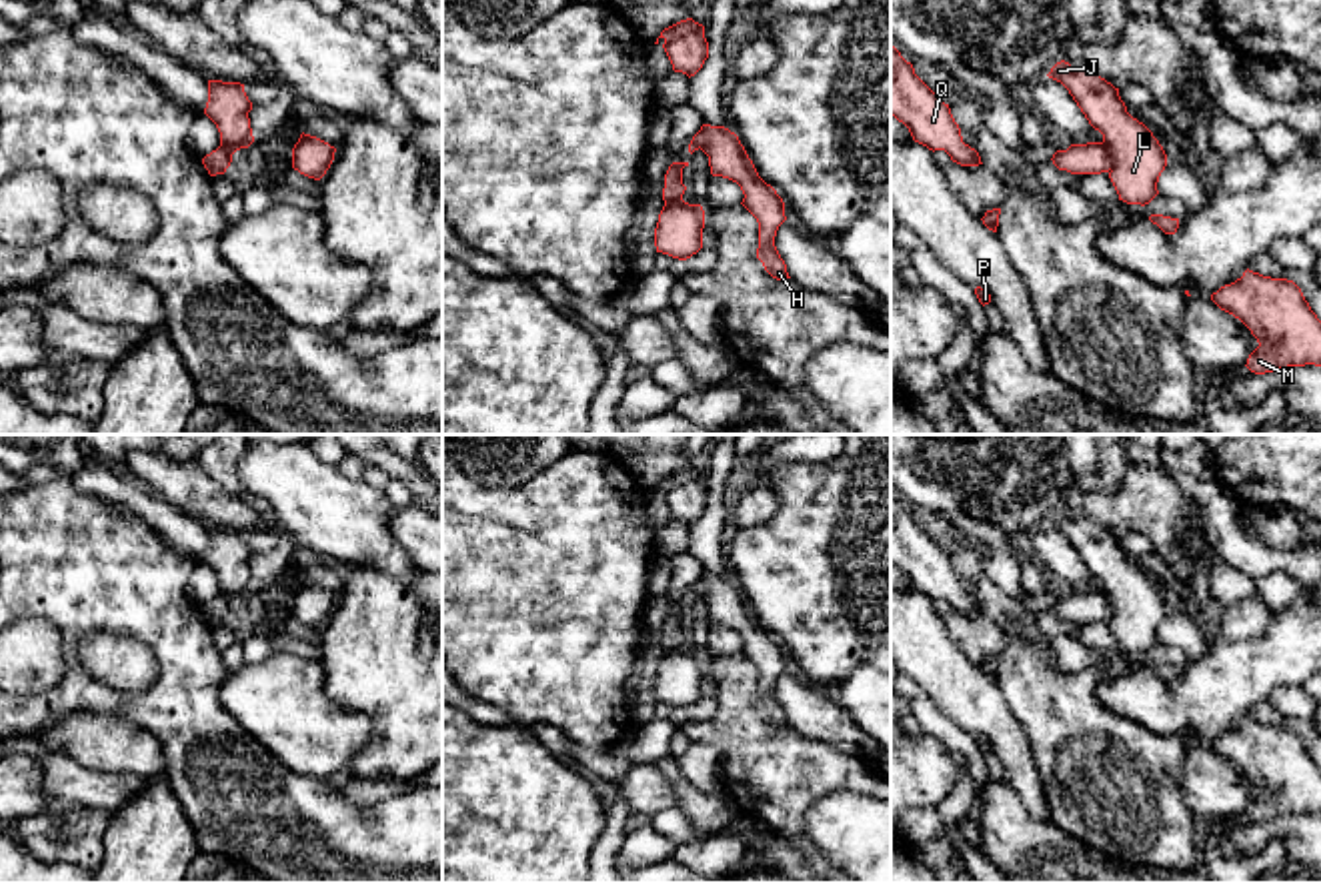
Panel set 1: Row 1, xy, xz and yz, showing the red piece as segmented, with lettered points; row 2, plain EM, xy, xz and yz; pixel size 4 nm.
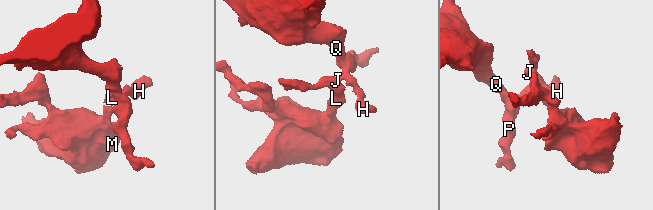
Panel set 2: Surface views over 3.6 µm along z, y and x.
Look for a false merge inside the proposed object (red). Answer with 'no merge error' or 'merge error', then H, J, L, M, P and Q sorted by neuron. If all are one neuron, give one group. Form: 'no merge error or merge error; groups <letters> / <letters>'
merge error; groups H P Q / J L M

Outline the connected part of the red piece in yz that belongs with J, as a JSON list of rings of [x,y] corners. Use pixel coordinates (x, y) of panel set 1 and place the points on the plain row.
[[[1057,511],[1049,527],[1061,531],[1089,573],[1103,583],[1113,603],[1109,627],[1127,653],[1149,653],[1167,615],[1167,603],[1153,581],[1127,561],[1119,537],[1085,517]]]

